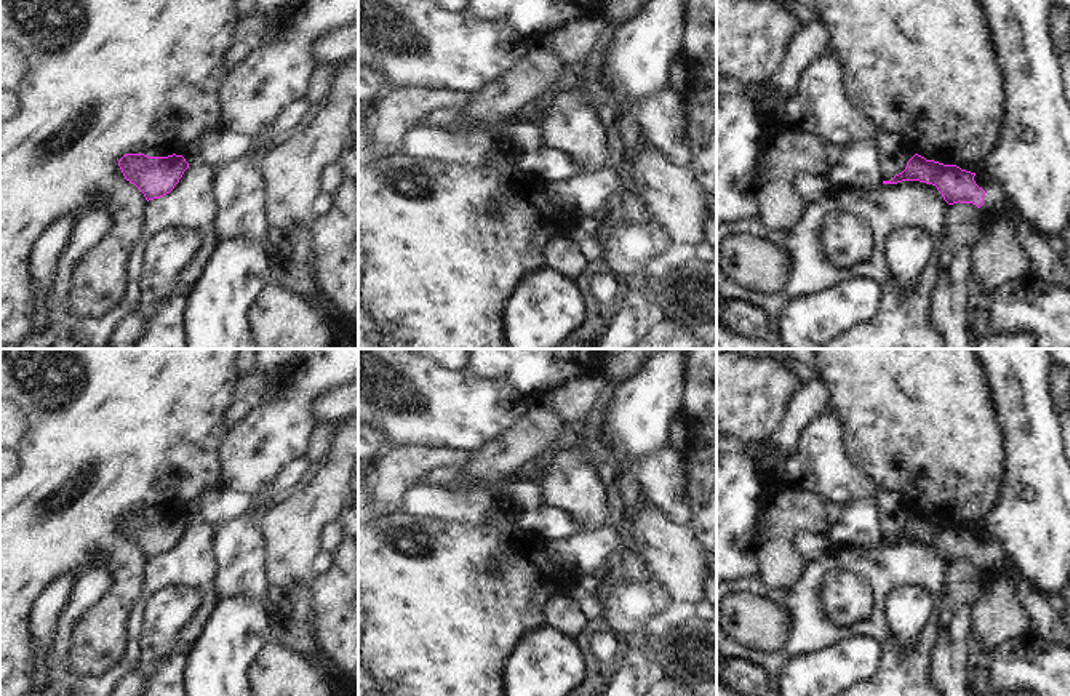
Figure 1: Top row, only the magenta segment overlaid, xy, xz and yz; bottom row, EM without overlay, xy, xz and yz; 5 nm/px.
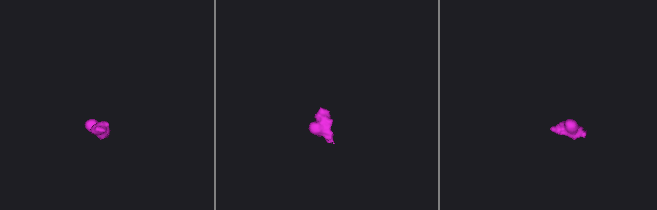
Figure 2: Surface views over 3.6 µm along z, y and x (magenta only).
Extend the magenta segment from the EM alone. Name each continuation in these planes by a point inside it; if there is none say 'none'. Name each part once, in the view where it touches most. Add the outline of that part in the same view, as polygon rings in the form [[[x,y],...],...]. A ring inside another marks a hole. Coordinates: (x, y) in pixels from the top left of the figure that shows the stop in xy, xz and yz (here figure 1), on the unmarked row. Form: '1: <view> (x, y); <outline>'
1: yz (995, 562); [[[987,530],[976,531],[974,539],[985,549],[984,563],[979,566],[984,584],[992,584],[1003,576],[1008,568],[1008,557],[1001,550],[1001,542],[995,539]]]

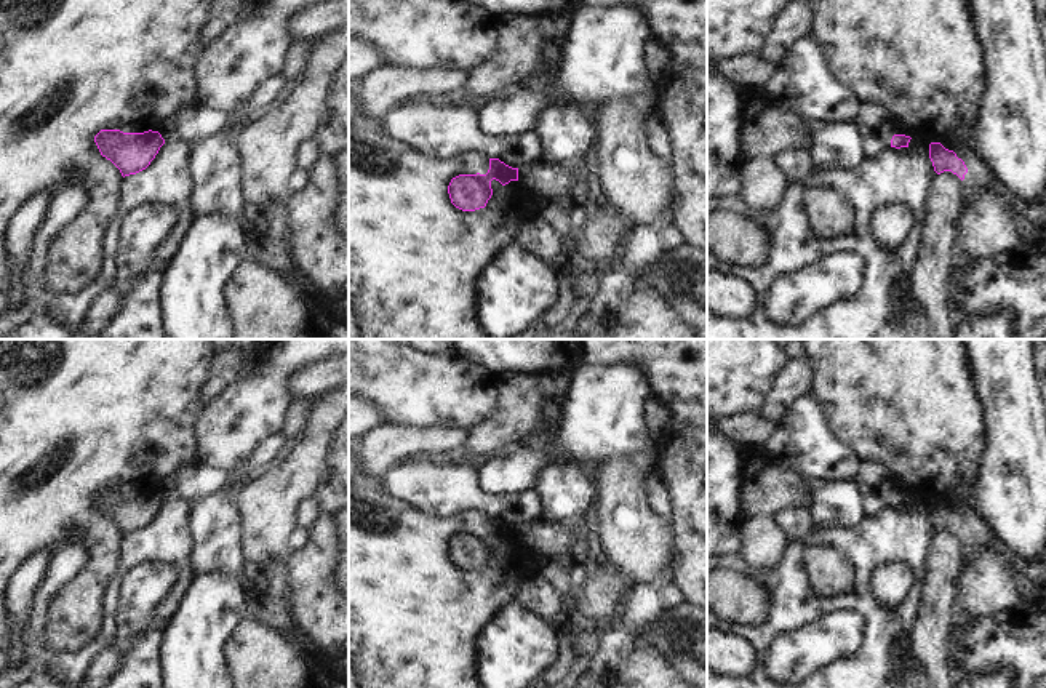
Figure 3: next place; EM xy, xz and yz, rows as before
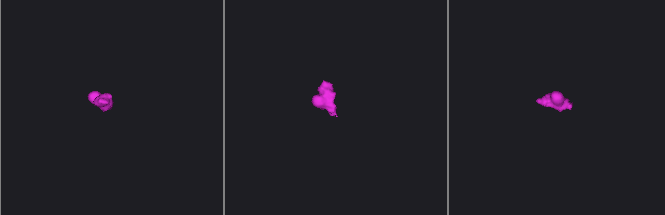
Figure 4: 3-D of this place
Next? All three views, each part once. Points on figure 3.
1: yz (976, 541); [[[971,507],[956,512],[956,515],[961,517],[968,526],[961,539],[964,565],[974,565],[993,546],[990,526]]]

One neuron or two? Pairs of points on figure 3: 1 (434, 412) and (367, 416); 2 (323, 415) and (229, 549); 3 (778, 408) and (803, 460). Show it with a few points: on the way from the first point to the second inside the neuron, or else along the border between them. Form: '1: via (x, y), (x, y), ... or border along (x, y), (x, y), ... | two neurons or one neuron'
1: border along (365, 400), (381, 423) | two neurons
2: border along (232, 504), (240, 519), (240, 572) | two neurons
3: border along (808, 391), (781, 420) | two neurons

